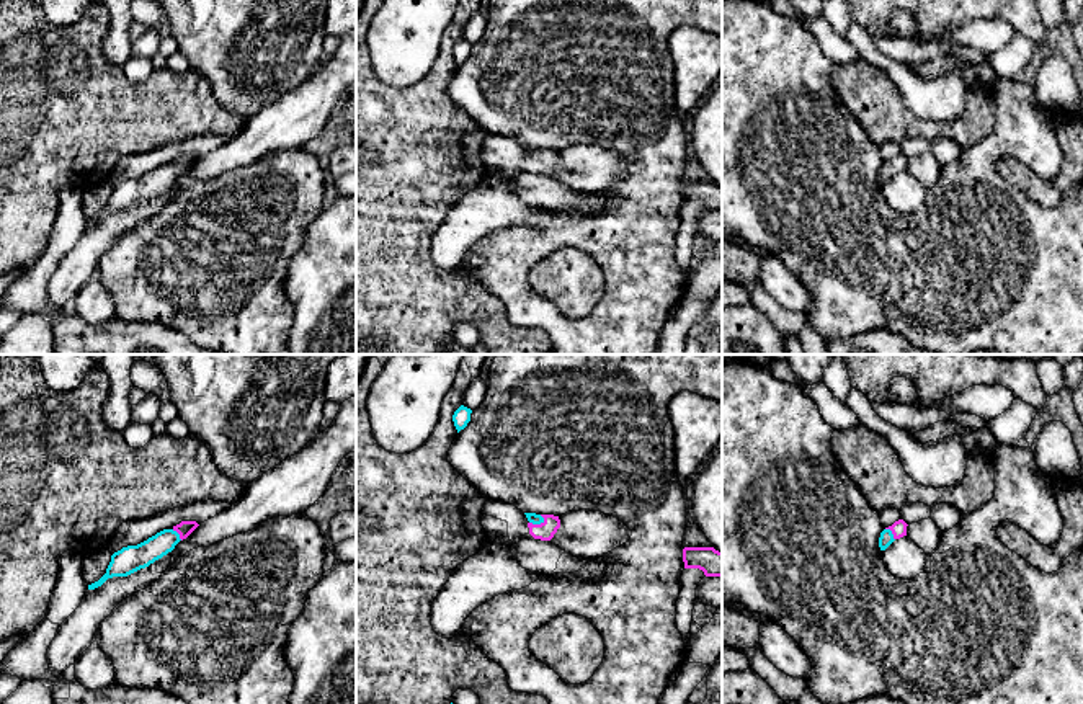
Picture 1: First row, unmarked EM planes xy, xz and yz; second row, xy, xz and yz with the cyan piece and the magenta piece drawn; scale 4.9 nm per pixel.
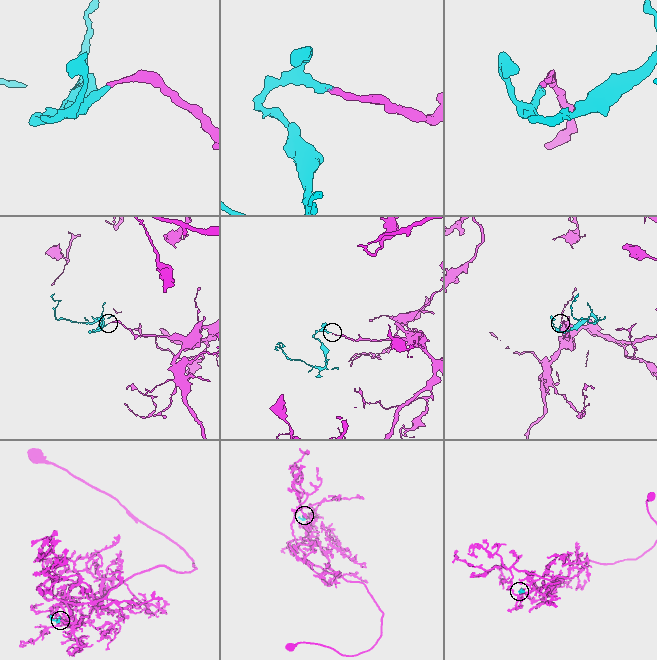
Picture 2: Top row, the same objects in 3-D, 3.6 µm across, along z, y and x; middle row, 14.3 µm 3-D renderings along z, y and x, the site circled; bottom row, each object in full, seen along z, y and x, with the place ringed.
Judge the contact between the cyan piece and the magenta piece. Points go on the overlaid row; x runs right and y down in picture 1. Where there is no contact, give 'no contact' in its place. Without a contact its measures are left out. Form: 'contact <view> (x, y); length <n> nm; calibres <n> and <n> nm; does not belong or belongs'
contact xz (536, 523); length 80 nm; calibres 50 and 90 nm; belongs

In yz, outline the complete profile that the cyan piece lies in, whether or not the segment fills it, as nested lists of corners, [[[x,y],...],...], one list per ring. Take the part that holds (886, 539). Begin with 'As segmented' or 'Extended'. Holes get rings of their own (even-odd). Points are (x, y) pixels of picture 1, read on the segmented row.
Extended. [[[903,519],[895,521],[892,526],[885,528],[879,537],[880,550],[885,550],[895,539],[907,536],[907,523]]]

